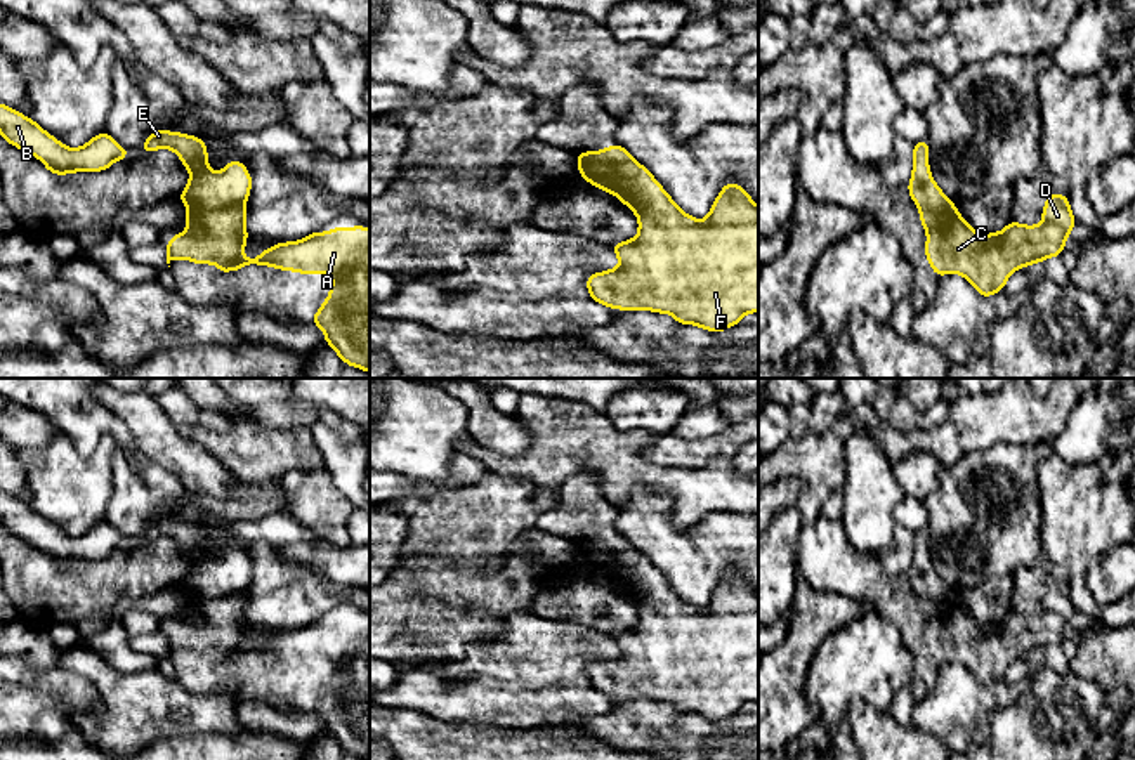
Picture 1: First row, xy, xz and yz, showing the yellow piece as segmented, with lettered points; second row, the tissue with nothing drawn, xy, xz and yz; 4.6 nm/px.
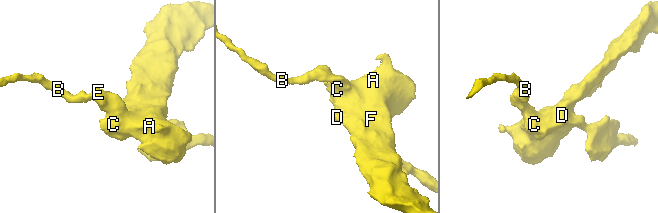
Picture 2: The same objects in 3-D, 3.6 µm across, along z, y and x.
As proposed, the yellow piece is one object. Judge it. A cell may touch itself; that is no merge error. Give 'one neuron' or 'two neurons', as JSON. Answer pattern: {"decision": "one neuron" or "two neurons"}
{"decision": "two neurons"}

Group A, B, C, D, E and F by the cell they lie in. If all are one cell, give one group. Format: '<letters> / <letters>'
A C D F / B E

